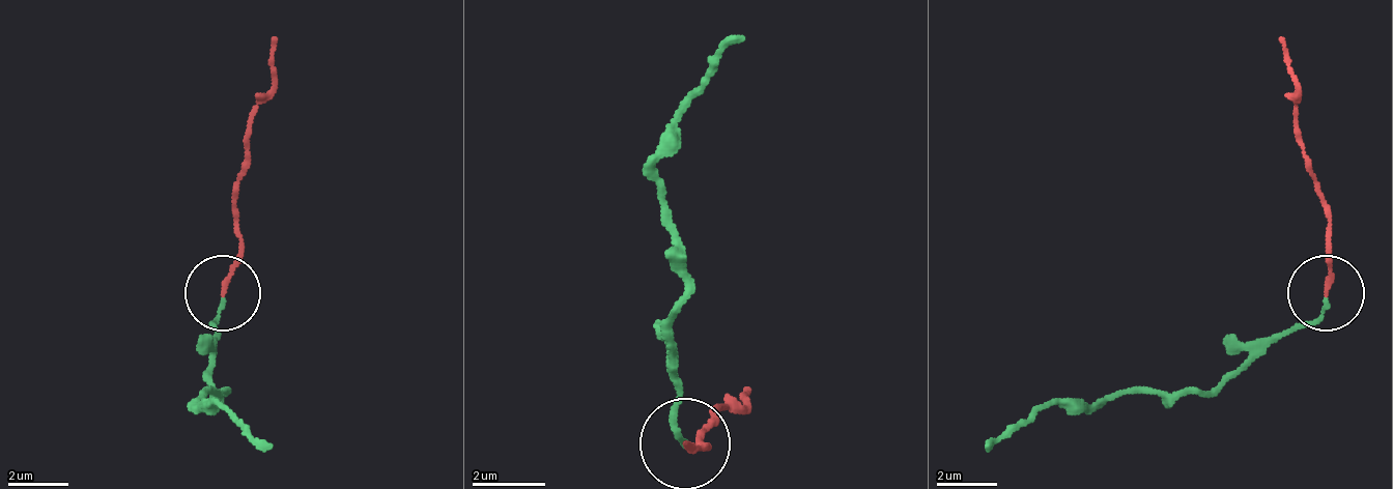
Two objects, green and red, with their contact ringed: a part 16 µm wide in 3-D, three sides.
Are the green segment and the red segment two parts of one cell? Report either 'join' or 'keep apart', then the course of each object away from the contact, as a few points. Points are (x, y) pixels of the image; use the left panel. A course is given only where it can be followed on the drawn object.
keep apart; green runs (220, 294), (212, 325), (220, 394), (197, 401), (212, 401), (274, 447); red runs (220, 294), (244, 249), (235, 203), (274, 36)

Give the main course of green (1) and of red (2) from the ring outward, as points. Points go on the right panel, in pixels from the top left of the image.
1: (1328, 294), (1305, 325), (1206, 394), (1046, 401), (986, 447)
2: (1328, 294), (1328, 203), (1282, 36)

